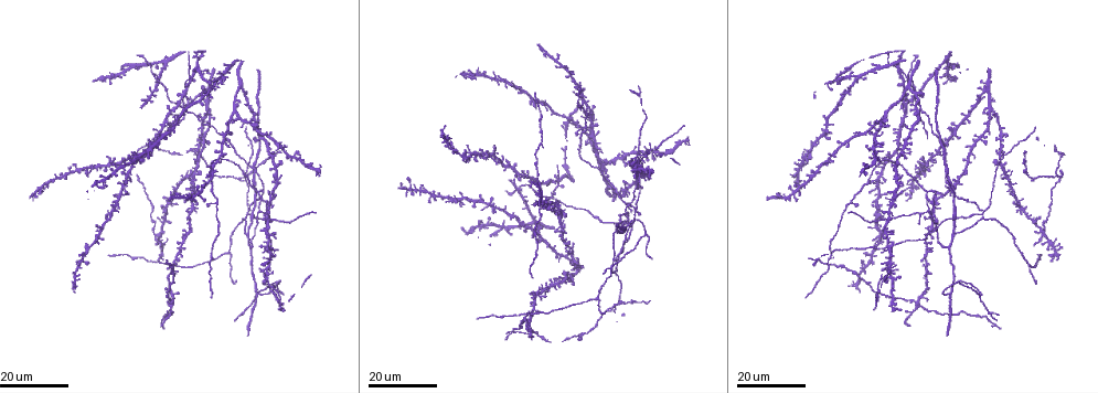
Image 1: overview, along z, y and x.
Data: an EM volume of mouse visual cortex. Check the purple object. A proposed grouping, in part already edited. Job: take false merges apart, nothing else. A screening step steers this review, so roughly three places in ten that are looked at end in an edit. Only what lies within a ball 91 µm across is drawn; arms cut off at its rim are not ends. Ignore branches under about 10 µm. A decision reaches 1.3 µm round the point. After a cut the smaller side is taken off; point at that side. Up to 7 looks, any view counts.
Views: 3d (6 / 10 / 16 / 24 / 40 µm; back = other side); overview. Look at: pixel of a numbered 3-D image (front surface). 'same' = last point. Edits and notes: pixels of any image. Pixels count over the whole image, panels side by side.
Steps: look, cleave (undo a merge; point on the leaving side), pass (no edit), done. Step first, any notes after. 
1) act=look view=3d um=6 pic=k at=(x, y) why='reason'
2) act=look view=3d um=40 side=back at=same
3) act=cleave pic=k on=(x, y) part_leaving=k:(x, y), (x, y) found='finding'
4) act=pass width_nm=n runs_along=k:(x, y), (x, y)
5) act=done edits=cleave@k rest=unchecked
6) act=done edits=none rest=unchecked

act=look view=3d um=24 pic=1 at=(887, 216) why='looks like a crossing'

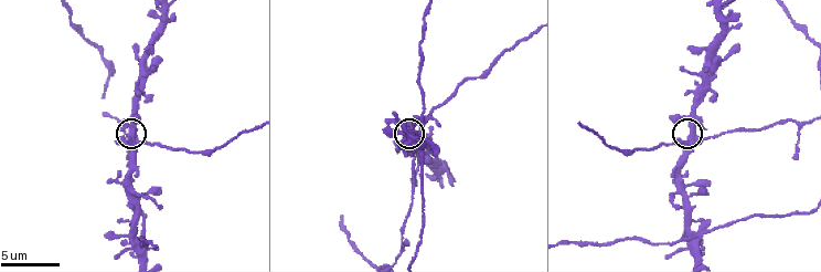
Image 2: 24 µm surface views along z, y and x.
act=look view=3d um=10 pic=2 at=(690, 135)

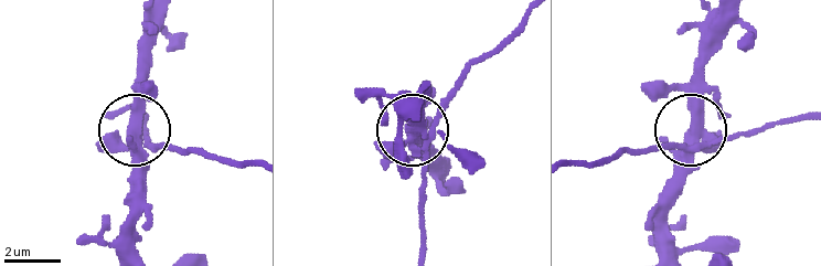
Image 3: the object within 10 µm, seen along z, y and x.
act=pass width_nm=360 runs_along=3:(419, 246), (425, 161), (415, 135), (465, 78) found='all the same neuron'

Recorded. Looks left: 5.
act=look view=3d um=24 pic=1 at=(951, 294) why='a fork'

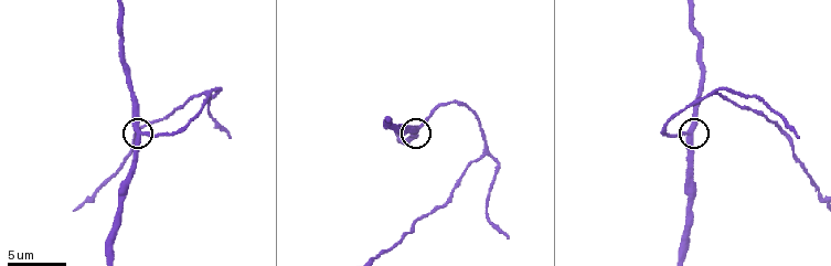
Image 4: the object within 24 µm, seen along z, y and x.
act=look view=3d um=10 pic=4 at=(688, 135) why='zoom in'

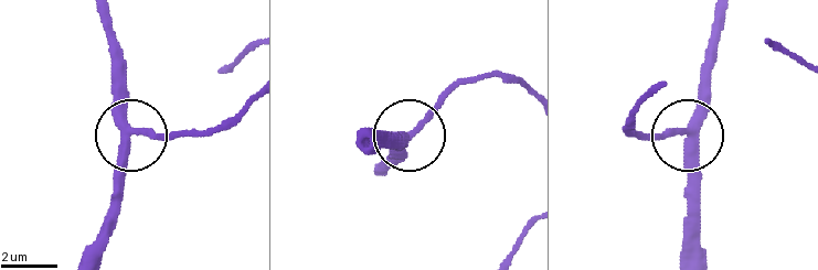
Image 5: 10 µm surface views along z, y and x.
act=pass arms=3 found='continuous, no second neuron'

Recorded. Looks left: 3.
act=look view=3d um=24 pic=1 at=(985, 210) why='three arms meet'

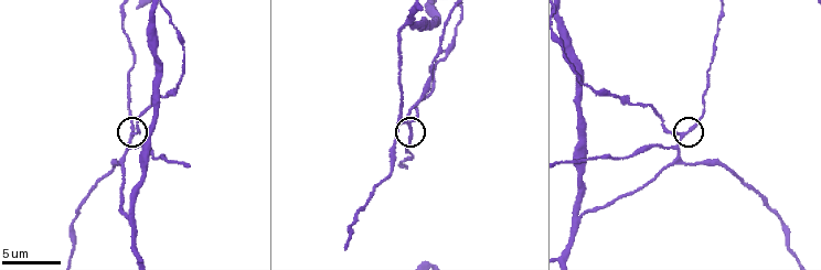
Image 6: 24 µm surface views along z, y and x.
act=look view=3d um=6 pic=6 at=(132, 134)

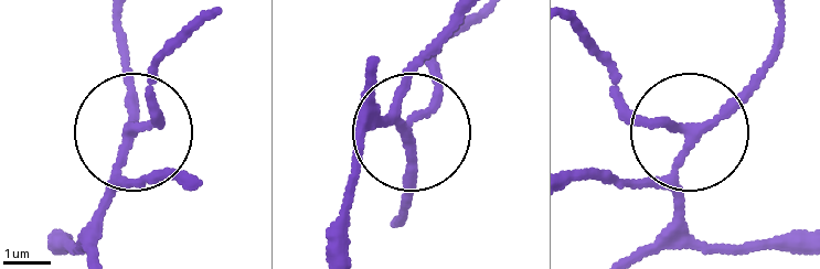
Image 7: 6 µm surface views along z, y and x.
act=look view=3d um=6 side=back pic=7 at=(129, 130)

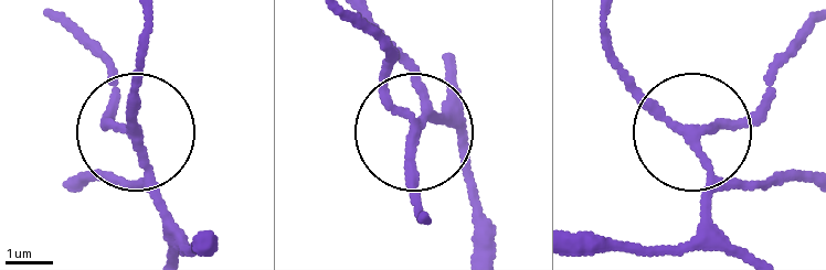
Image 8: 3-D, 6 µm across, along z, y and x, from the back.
act=pass arms=3 runs_along=8:(196, 246), (168, 223), (137, 131), (137, 49) found='continuous, no second neuron'

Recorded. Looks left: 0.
act=done edits=none rest=unchecked

